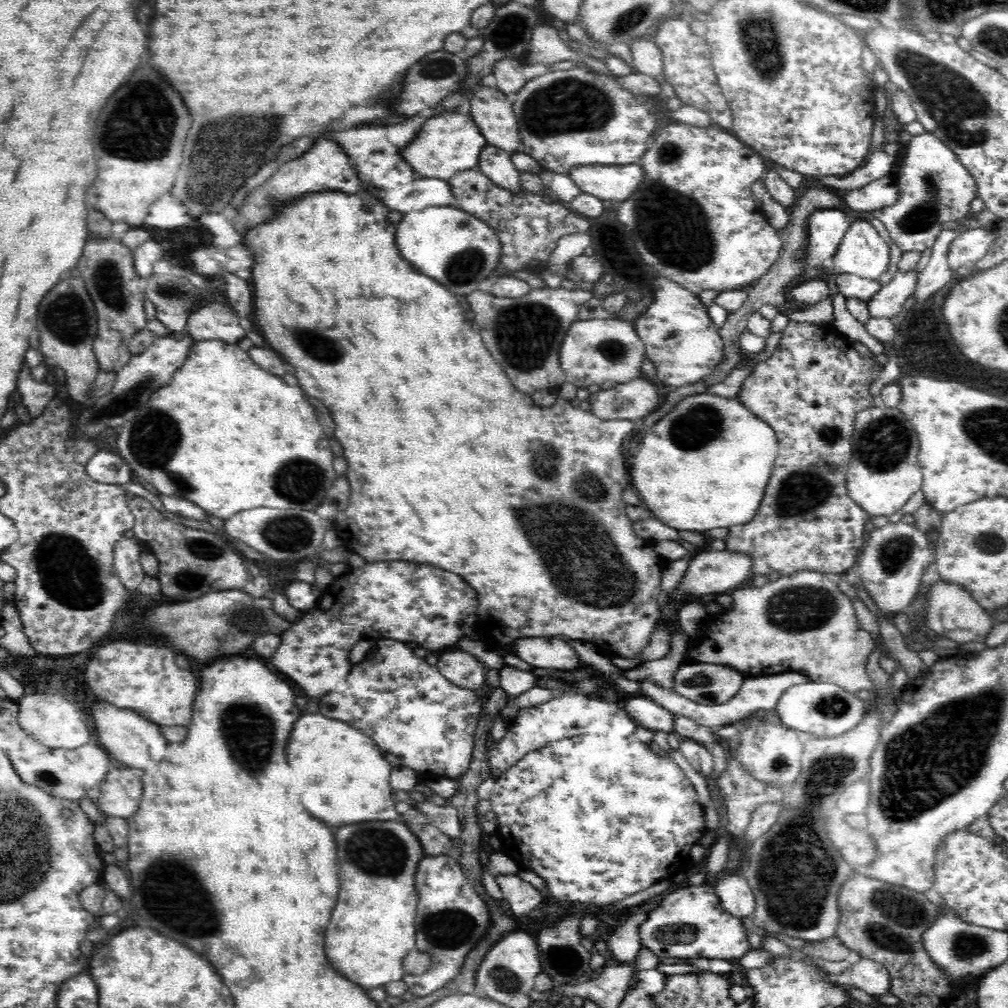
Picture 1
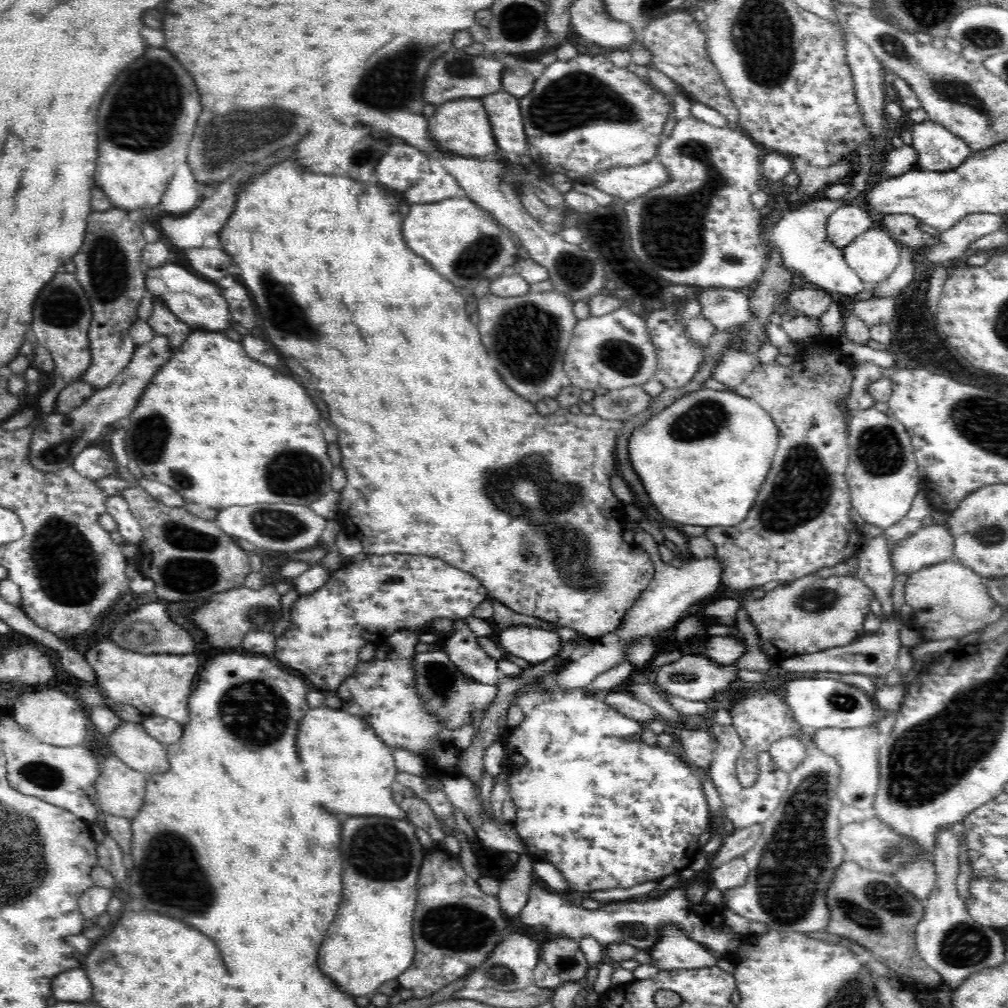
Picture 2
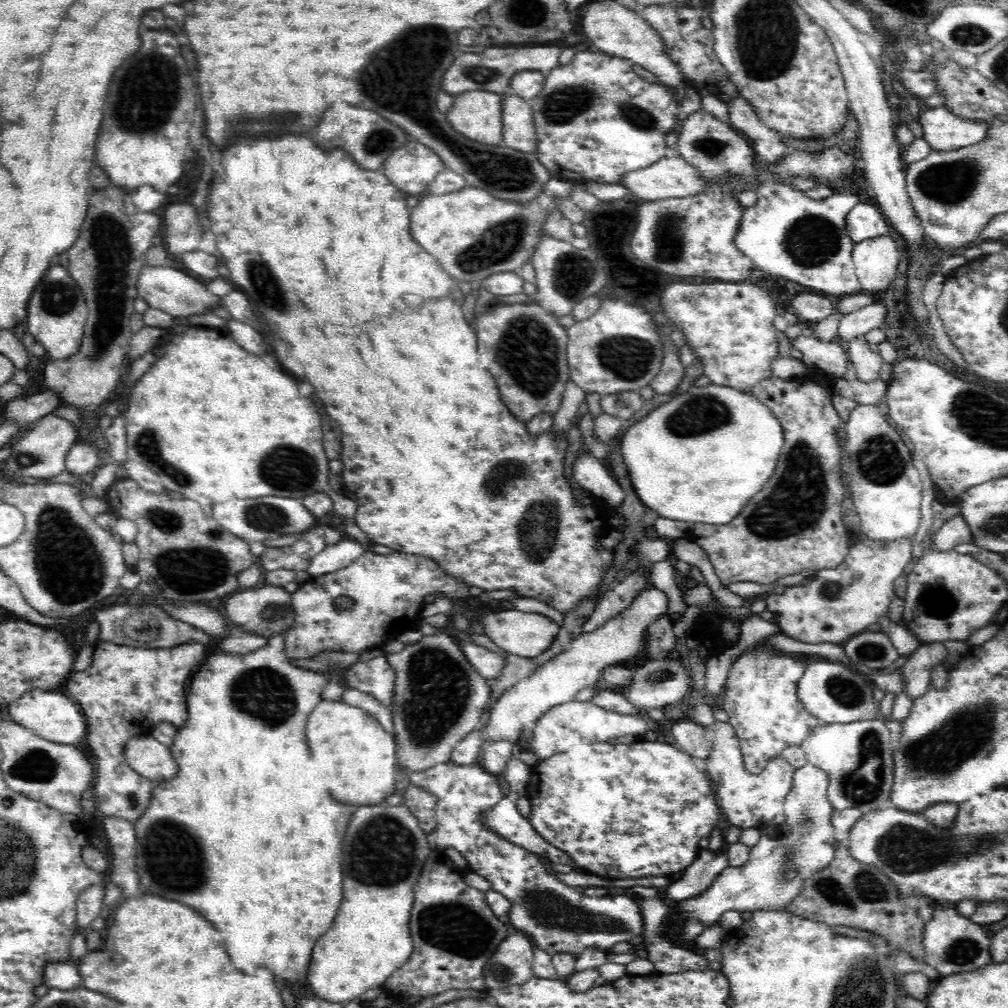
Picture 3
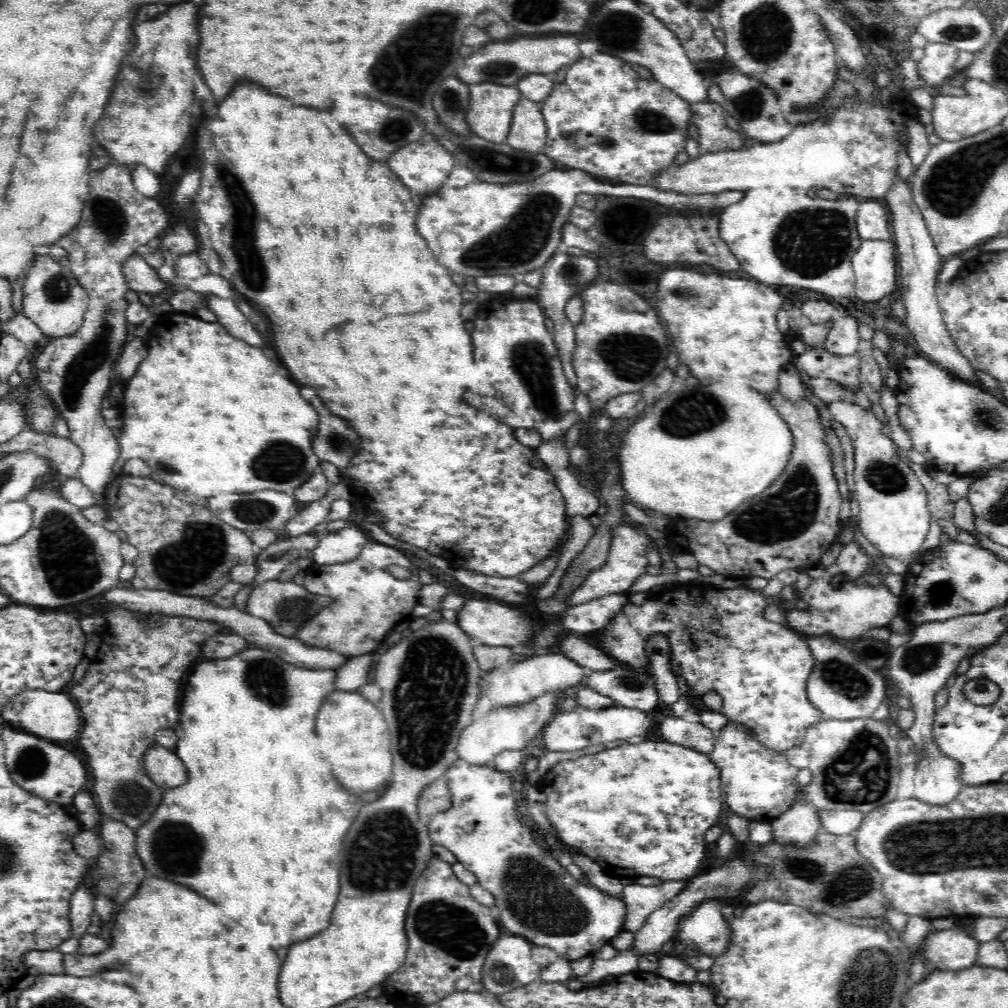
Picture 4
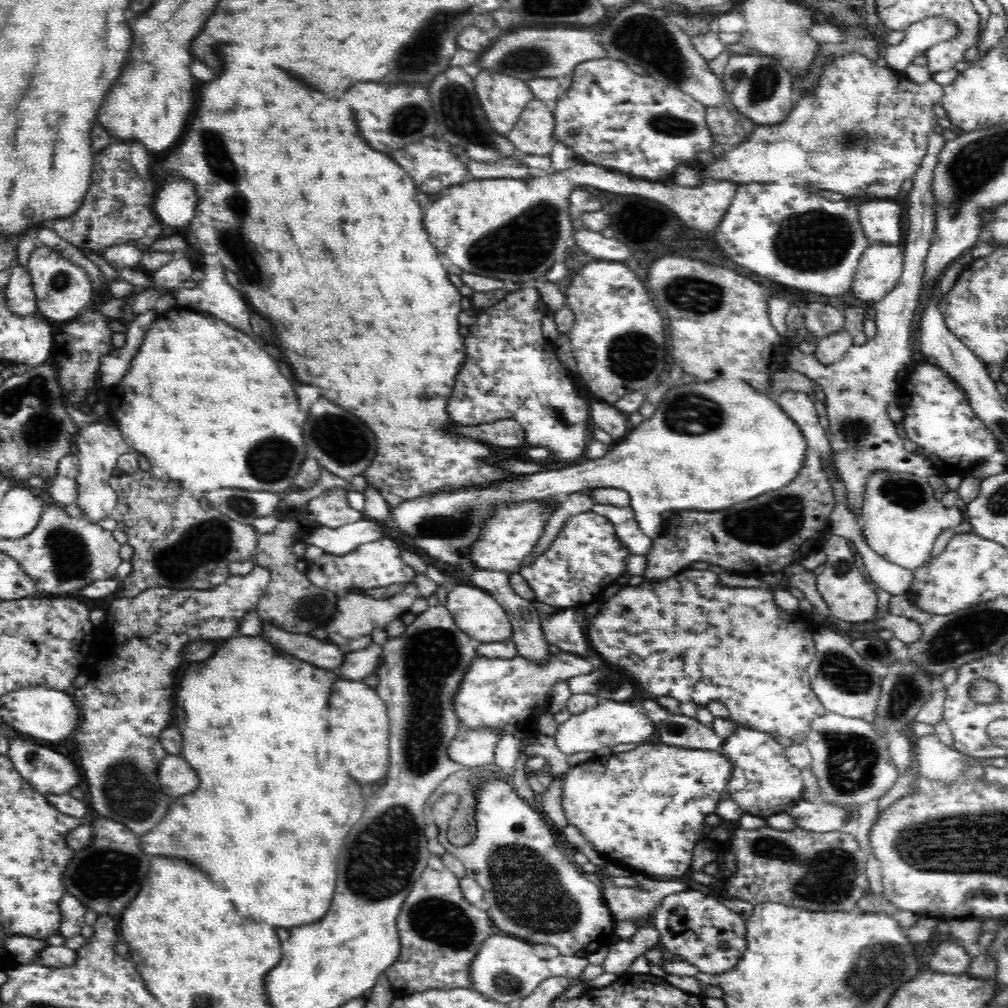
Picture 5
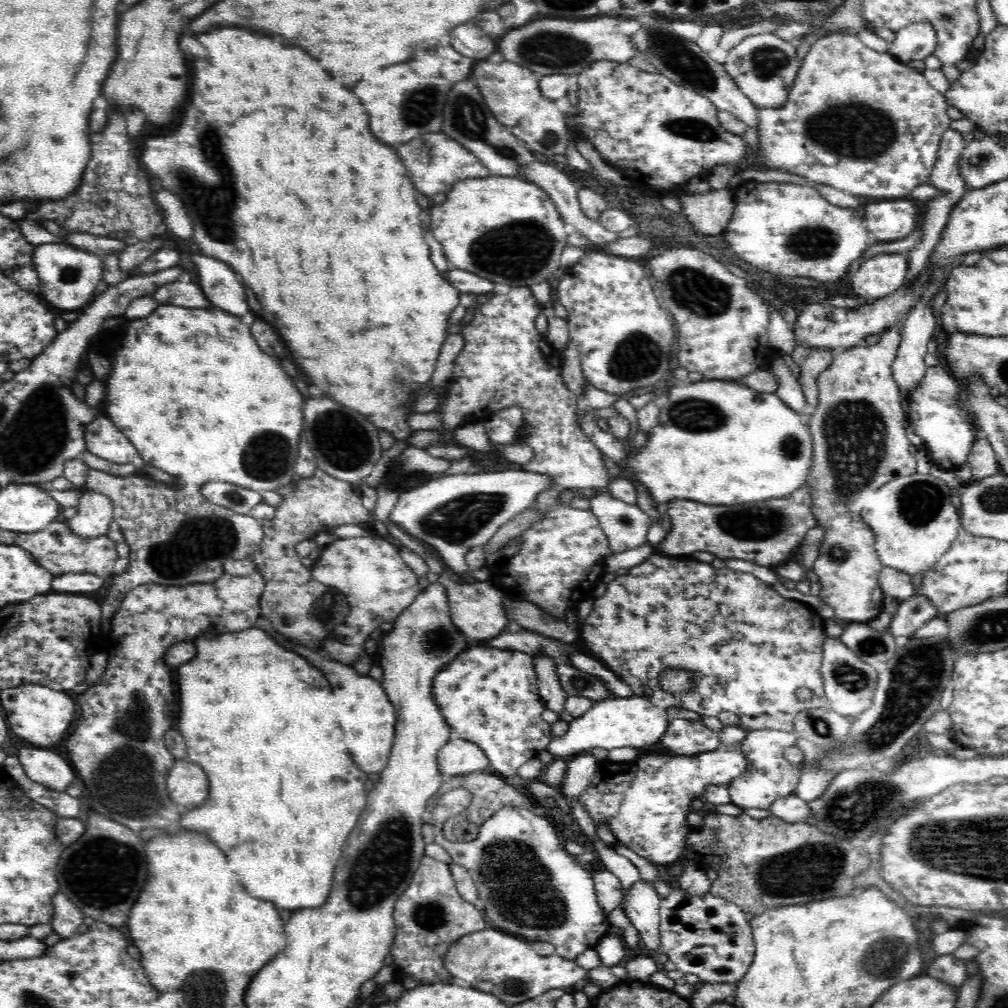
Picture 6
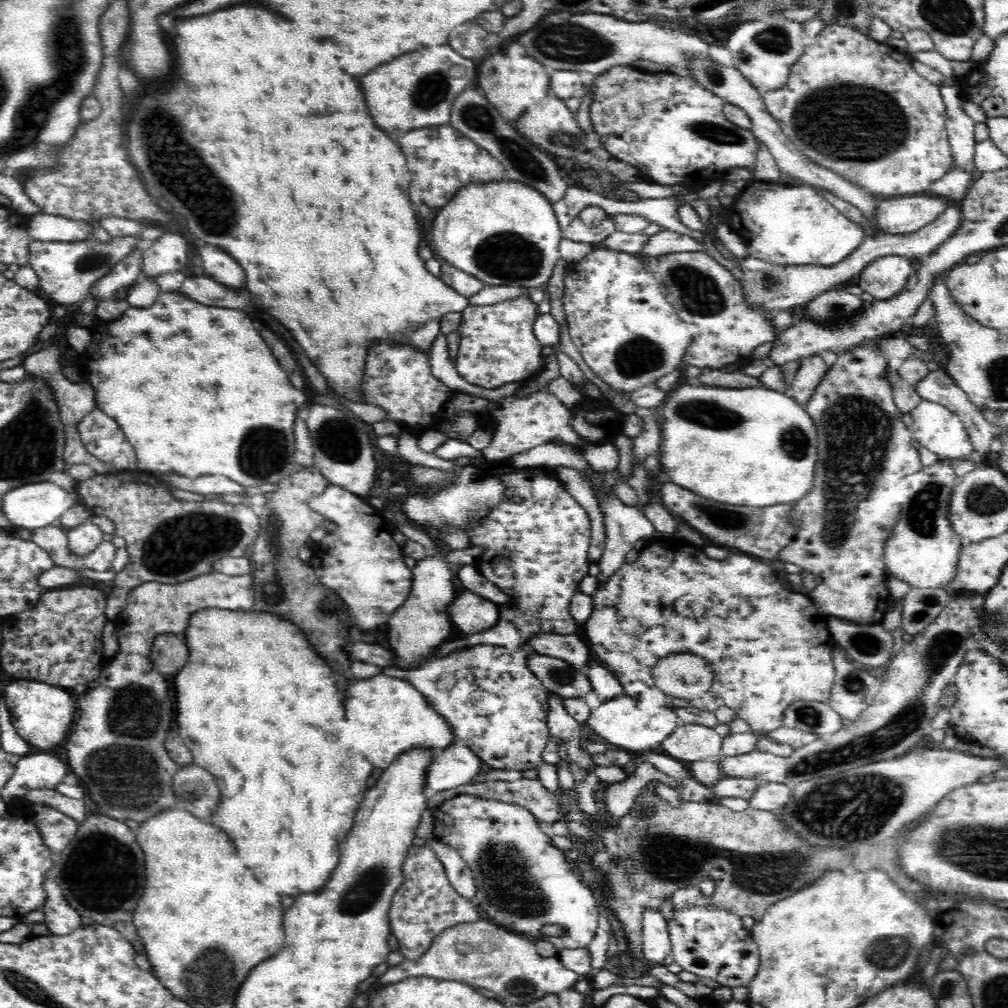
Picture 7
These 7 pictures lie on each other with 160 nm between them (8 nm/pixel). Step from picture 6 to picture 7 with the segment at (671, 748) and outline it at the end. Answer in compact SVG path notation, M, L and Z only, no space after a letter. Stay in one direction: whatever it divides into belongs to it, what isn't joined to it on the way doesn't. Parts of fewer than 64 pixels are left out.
M680 724L662 741L665 754L680 761L716 761L721 758L723 737L714 729L696 724Z

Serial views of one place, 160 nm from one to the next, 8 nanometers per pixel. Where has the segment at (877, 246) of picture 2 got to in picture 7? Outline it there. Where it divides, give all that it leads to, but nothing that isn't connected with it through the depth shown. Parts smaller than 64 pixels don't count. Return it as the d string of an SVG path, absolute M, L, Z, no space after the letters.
M888 255L873 260L861 272L860 286L873 298L886 300L898 296L915 272L913 261L900 255Z

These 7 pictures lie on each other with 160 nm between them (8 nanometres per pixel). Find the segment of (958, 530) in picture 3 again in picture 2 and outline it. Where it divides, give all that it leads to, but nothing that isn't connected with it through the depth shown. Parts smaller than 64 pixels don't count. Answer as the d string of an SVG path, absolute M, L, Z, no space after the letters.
M934 522L922 526L910 538L898 542L892 548L892 569L895 578L906 575L910 578L914 572L937 562L950 561L954 556L954 535L943 524Z

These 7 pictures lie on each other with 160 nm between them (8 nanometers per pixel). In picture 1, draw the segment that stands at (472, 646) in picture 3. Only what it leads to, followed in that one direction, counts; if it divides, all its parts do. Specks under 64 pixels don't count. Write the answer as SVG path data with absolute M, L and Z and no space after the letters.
M454 646L438 657L437 669L456 686L475 691L488 682L488 666L467 651Z

